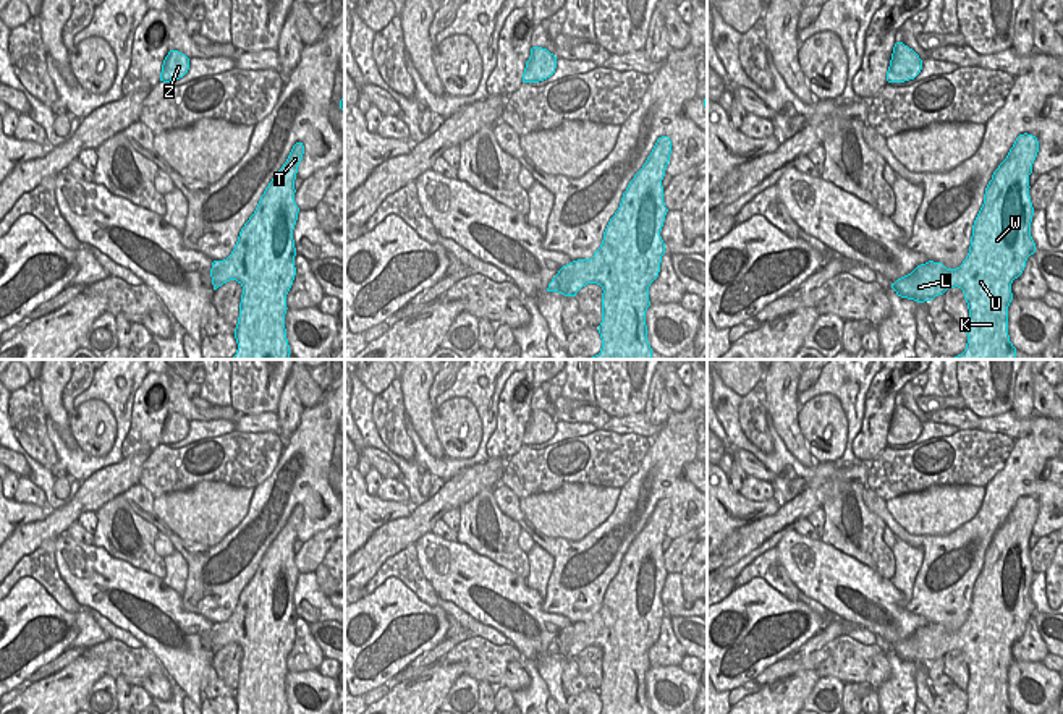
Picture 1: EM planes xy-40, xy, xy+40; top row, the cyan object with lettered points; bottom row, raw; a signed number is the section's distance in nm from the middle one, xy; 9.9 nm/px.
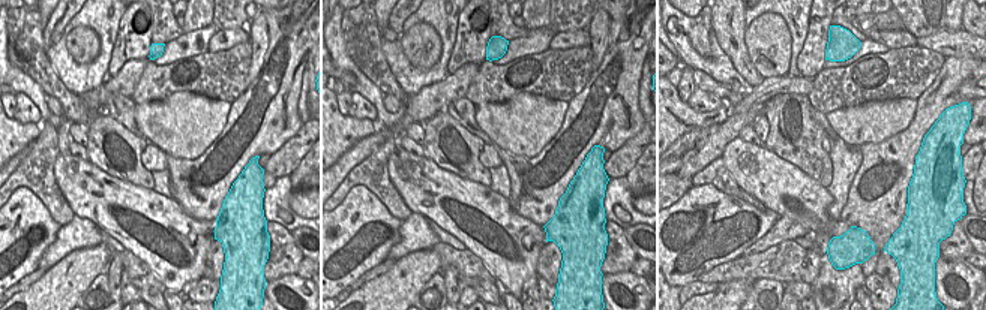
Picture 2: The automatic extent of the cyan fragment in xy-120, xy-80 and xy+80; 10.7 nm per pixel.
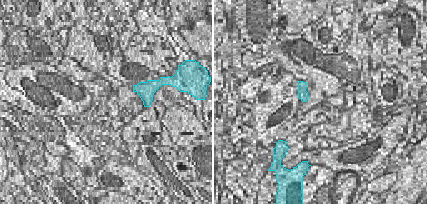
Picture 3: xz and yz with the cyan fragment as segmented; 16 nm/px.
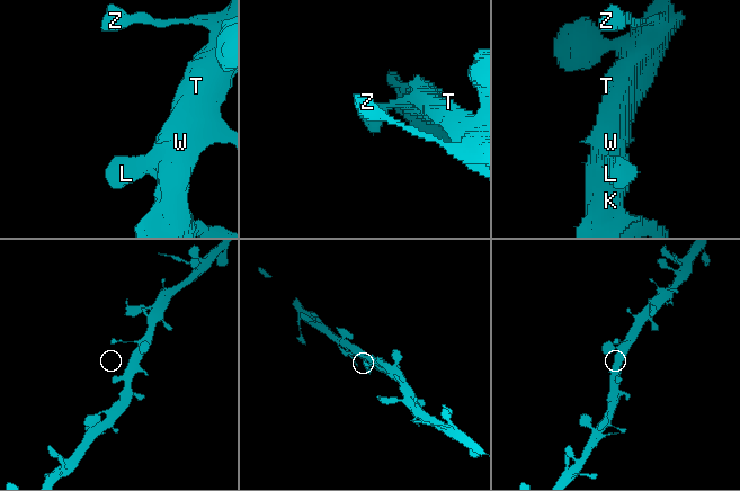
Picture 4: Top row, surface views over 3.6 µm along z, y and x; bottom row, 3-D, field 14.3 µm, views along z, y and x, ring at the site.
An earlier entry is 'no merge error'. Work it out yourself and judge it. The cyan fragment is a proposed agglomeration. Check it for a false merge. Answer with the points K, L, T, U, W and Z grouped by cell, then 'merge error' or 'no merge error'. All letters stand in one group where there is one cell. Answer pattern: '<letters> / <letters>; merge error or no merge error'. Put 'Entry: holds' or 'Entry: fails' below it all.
K L T U W Z; no merge error
Entry: holds

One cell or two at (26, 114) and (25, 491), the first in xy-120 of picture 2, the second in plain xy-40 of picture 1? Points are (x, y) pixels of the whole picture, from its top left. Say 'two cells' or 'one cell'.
one cell

